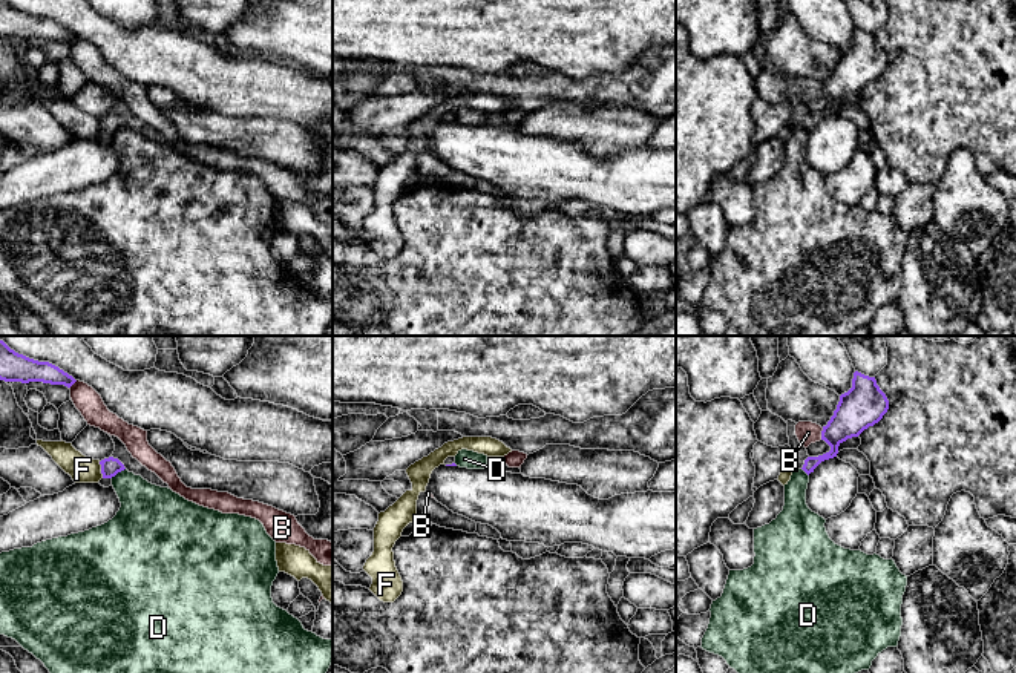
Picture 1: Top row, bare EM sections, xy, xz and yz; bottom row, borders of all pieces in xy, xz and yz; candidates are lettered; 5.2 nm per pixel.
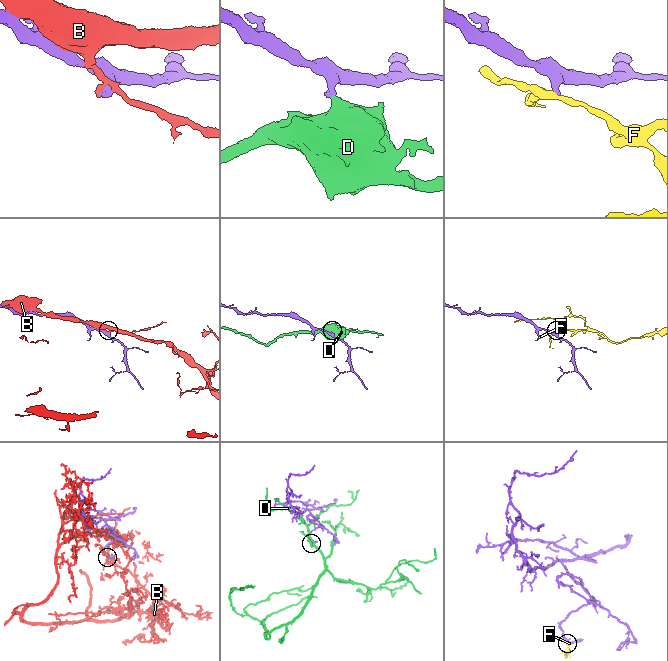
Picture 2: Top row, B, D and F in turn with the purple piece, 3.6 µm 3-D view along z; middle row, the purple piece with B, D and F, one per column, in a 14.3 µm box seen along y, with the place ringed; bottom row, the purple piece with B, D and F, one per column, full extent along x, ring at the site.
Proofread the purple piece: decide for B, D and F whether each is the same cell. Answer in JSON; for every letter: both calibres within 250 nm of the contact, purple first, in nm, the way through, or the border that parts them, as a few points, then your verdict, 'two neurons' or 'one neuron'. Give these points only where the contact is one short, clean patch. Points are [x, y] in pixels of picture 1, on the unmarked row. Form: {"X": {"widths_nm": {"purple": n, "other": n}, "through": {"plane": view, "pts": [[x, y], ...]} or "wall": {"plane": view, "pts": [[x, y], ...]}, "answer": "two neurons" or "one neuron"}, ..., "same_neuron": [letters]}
{"B": {"widths_nm": {"purple": 220, "other": 120}, "answer": "two neurons"}, "D": {"widths_nm": {"purple": 100, "other": 280}, "wall": {"plane": "xy", "pts": [[124, 124], [111, 134]]}, "answer": "two neurons"}, "F": {"widths_nm": {"purple": 100, "other": 140}, "wall": {"plane": "xy", "pts": [[98, 118], [103, 134]]}, "answer": "two neurons"}, "same_neuron": []}

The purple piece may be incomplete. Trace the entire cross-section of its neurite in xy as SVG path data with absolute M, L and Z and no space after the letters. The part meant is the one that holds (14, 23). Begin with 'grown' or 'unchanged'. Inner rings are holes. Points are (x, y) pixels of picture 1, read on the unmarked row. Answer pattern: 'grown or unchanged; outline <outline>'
unchanged; outline M0 0L0 37L5 38L43 38L70 44L77 37L49 18L38 18L15 9Z

